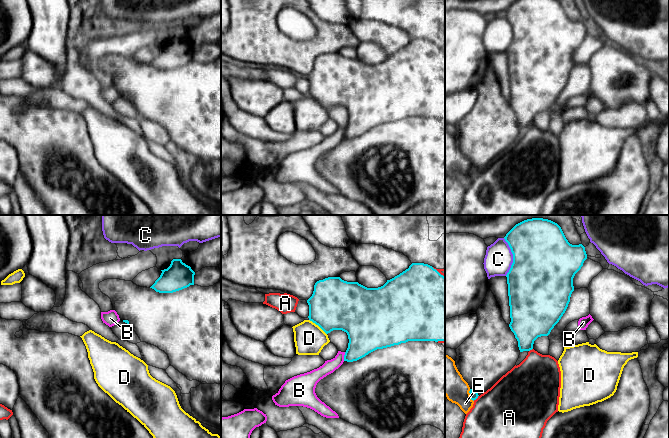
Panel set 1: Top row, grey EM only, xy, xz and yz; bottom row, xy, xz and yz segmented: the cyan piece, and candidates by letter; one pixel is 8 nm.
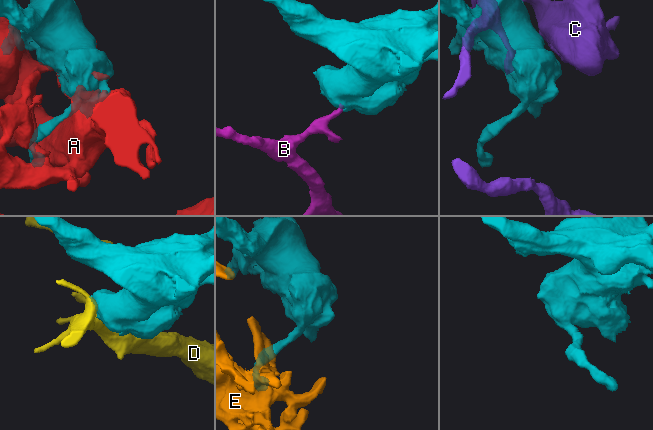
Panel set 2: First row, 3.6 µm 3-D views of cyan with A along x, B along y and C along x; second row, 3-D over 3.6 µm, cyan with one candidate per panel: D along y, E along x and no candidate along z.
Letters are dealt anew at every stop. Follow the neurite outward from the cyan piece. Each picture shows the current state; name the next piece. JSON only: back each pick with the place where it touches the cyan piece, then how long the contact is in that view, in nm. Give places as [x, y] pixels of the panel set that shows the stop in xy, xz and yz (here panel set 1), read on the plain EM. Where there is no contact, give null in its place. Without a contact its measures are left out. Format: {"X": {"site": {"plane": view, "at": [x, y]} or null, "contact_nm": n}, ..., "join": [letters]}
{"join": []}

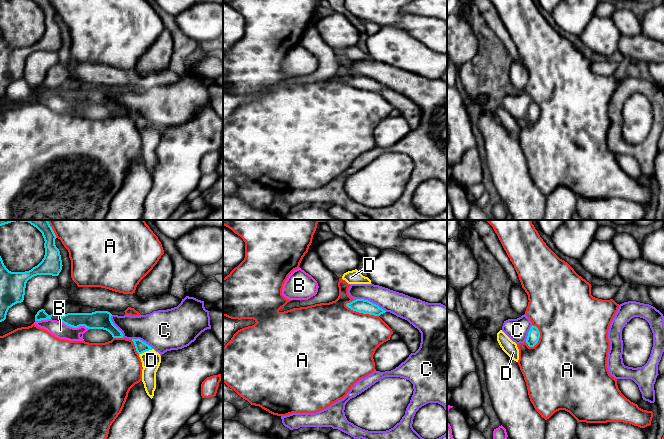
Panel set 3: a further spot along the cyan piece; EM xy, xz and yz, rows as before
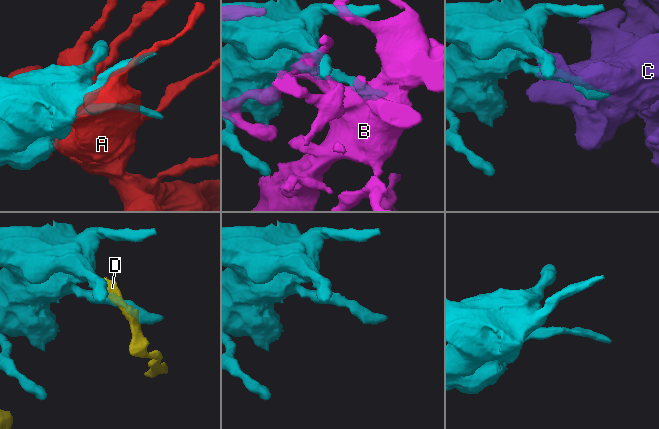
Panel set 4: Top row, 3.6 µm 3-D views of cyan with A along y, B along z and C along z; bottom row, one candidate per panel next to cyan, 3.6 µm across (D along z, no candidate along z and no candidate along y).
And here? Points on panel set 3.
{"join": []}

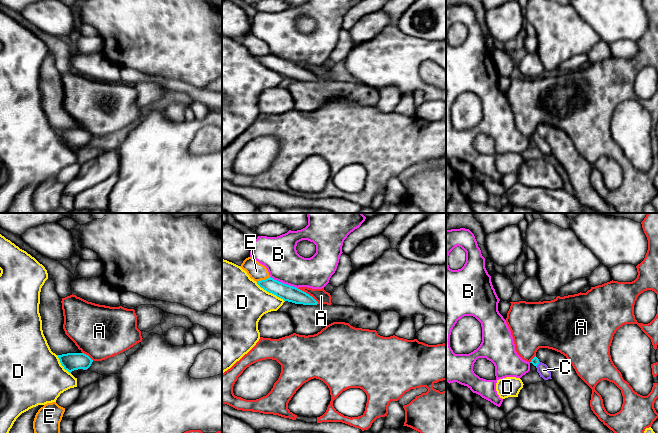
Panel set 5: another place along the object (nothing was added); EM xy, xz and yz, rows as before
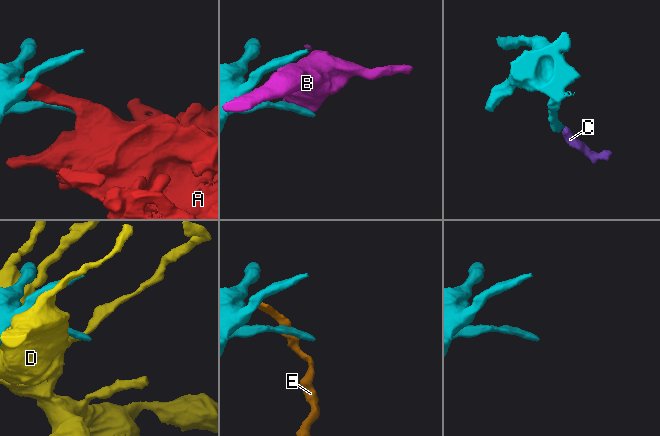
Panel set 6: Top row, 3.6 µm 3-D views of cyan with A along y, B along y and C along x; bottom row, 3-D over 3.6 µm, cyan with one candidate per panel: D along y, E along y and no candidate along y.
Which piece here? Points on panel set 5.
{"C": {"site": {"plane": "yz", "at": [538, 139]}, "contact_nm": 60}, "join": ["C"]}

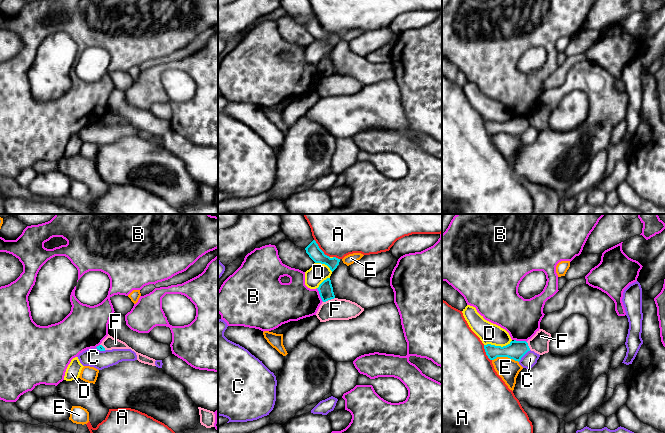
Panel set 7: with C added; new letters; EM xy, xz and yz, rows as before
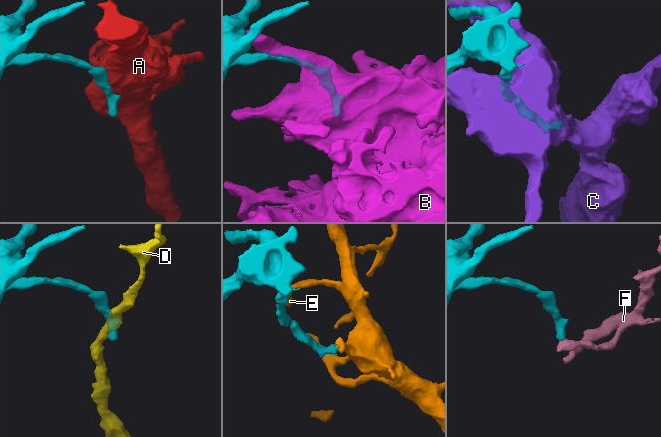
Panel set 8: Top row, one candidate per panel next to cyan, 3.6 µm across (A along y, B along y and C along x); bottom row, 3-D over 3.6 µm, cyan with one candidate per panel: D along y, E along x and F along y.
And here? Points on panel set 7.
{"F": {"site": {"plane": "xz", "at": [328, 75]}, "contact_nm": 100}, "join": ["F"]}

